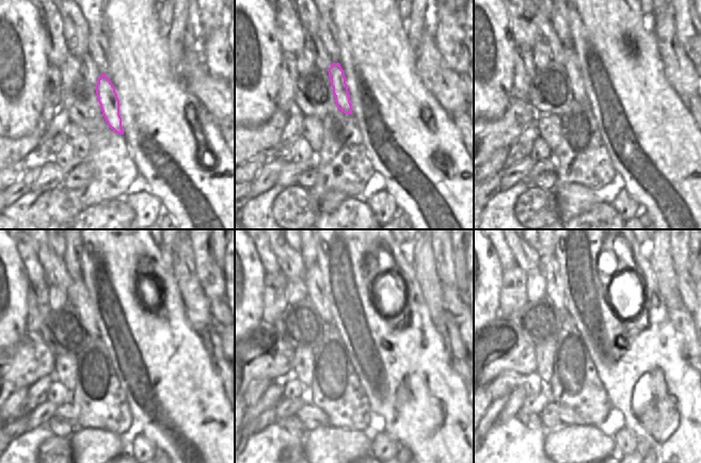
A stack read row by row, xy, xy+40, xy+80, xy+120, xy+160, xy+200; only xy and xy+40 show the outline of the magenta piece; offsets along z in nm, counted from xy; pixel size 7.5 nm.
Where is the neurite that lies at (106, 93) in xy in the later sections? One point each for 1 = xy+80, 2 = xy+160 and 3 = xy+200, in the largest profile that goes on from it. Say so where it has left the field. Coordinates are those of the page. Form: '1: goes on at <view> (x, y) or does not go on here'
1: goes on at xy+80 (570, 64)
2: goes on at xy+160 (314, 283)
3: goes on at xy+200 (554, 285)

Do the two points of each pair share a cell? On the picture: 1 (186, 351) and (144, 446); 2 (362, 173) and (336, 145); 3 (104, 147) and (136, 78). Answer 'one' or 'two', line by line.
1: two
2: one
3: two

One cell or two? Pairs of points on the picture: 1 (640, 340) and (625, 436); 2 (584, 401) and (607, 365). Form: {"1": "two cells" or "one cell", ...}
{"1": "two cells", "2": "two cells"}

